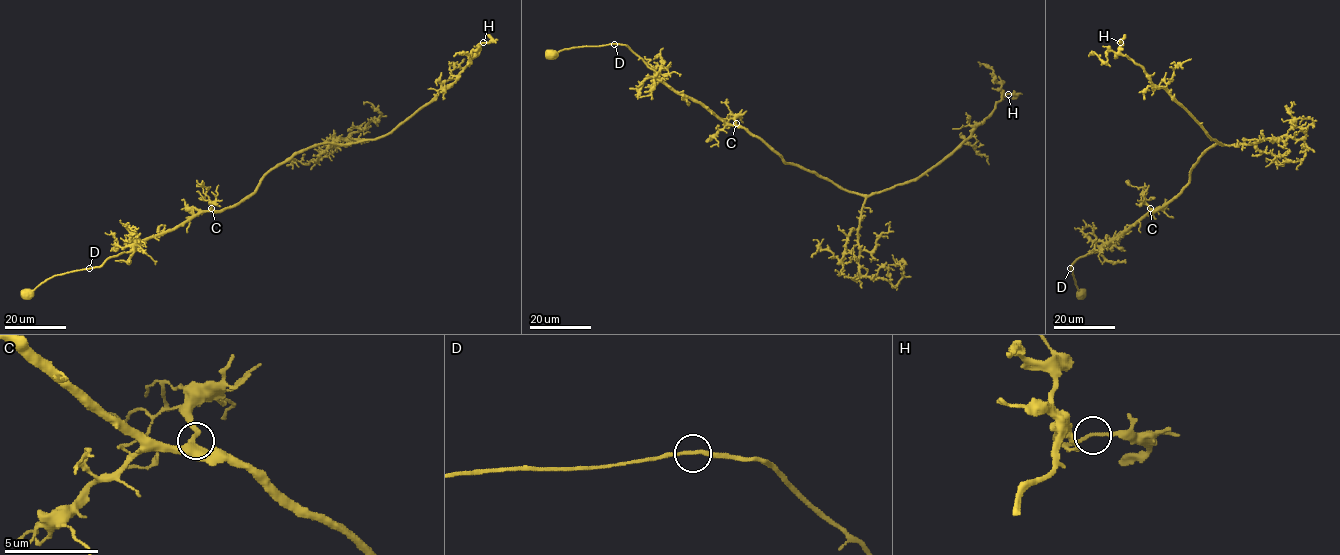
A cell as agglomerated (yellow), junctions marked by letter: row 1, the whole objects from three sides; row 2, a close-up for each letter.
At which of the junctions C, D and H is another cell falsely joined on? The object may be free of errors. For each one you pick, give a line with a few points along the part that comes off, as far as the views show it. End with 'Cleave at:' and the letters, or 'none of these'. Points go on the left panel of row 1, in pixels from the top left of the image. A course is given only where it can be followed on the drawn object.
D: (90, 268), (54, 275), (22, 297)
Cleave at: D

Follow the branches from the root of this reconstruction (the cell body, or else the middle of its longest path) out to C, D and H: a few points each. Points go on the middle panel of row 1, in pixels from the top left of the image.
C: (552, 54), (580, 46), (625, 45), (674, 89), (701, 102), (729, 123), (736, 123)
D: (552, 54), (580, 46), (614, 44)
H: (552, 54), (625, 45), (674, 89), (760, 137), (785, 162), (863, 195), (916, 180), (1008, 94)

